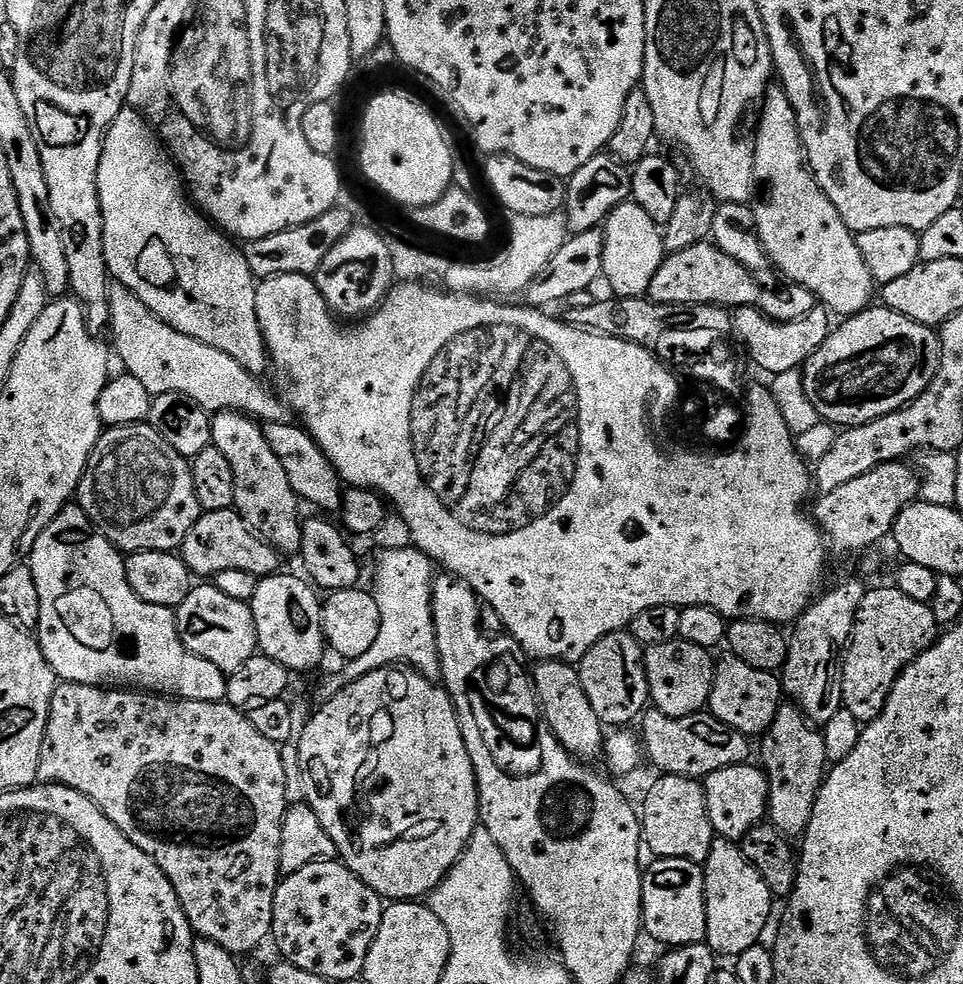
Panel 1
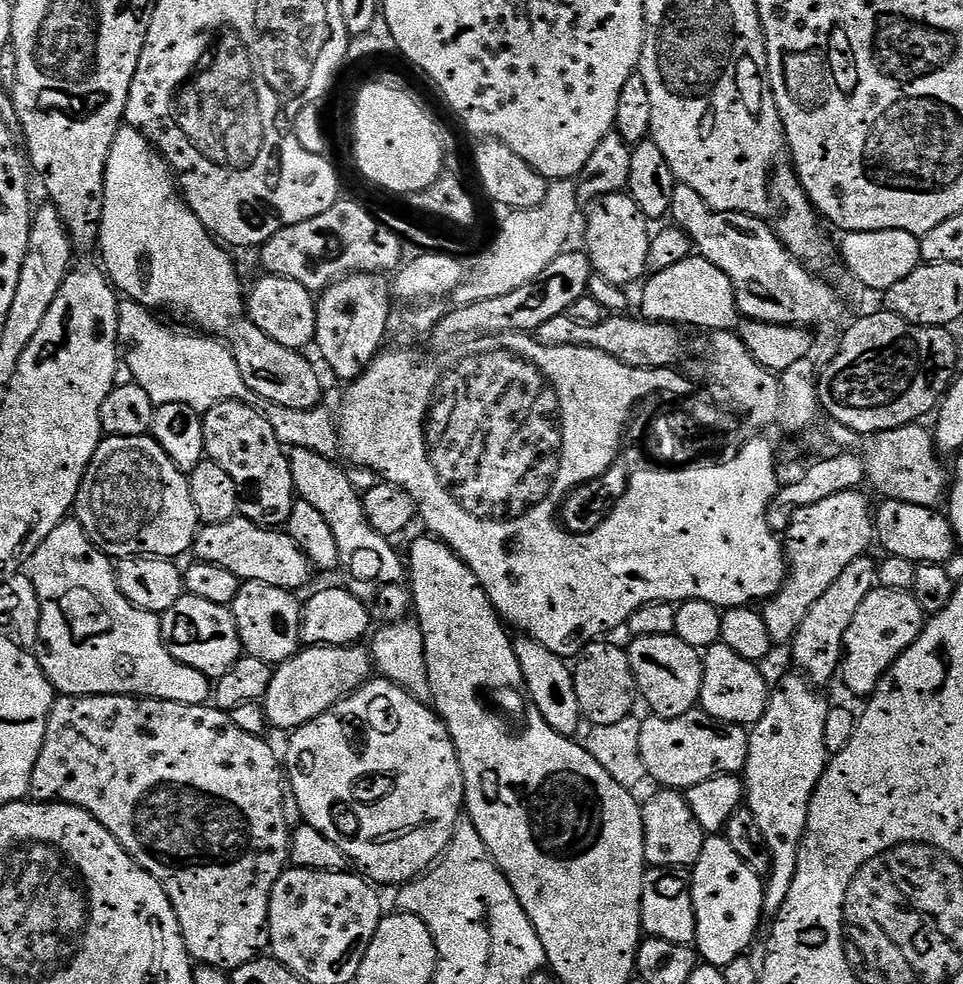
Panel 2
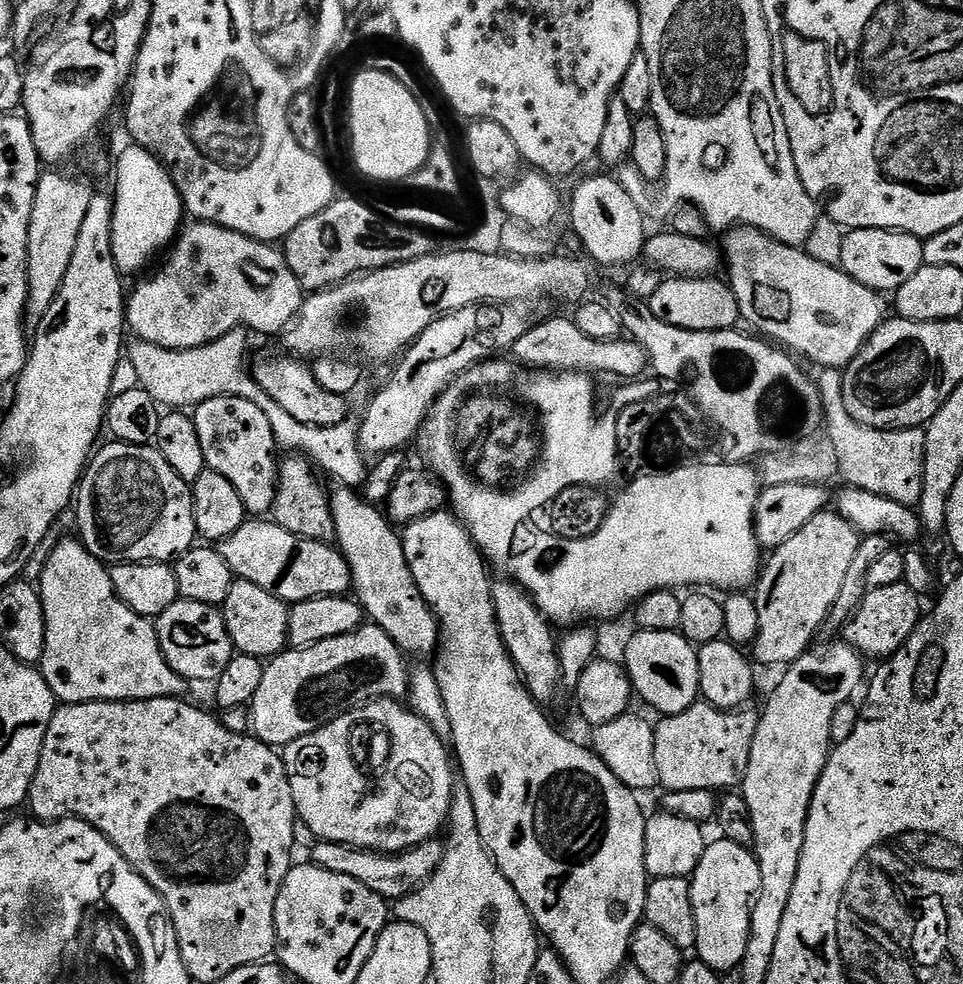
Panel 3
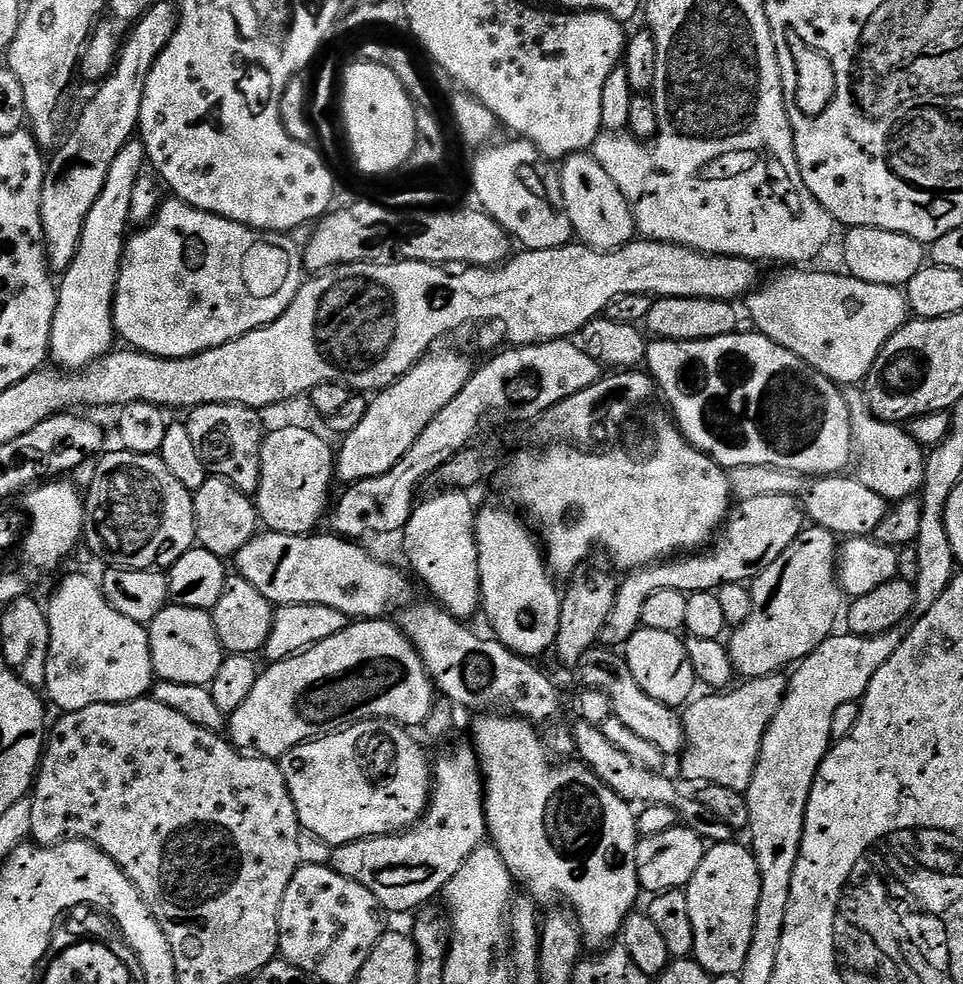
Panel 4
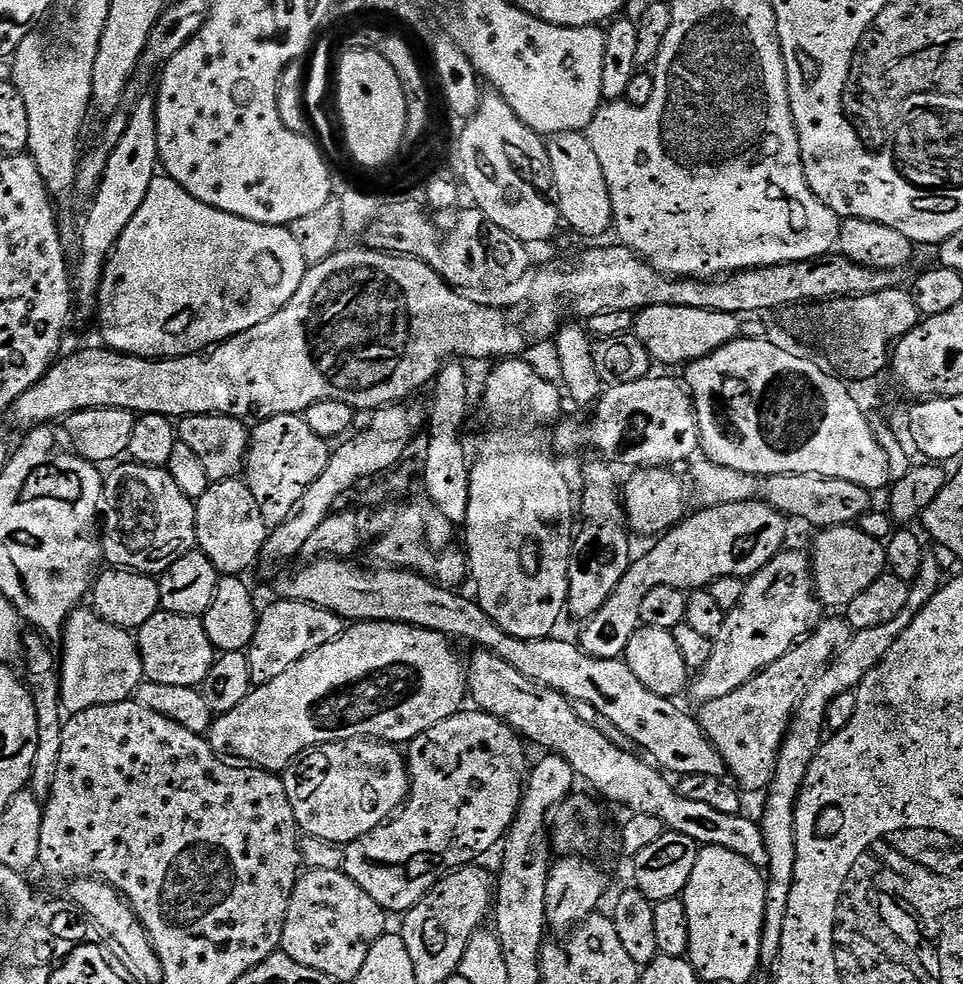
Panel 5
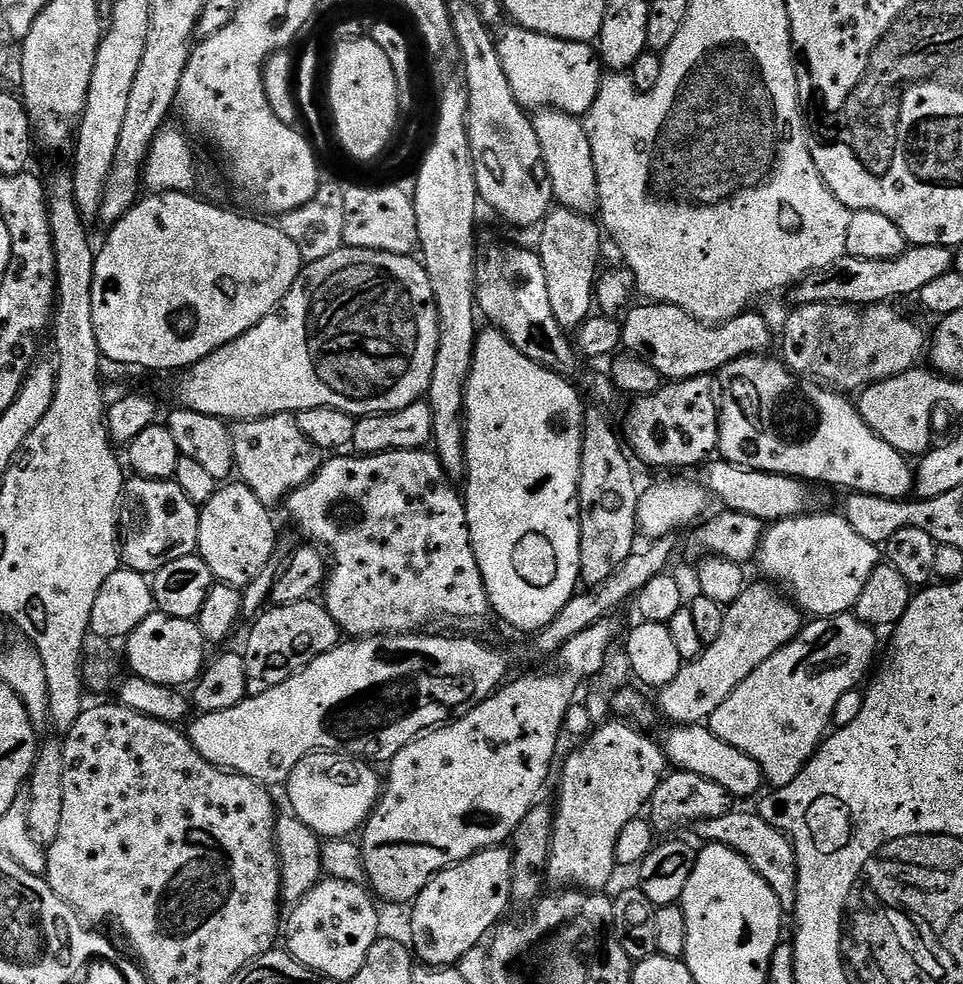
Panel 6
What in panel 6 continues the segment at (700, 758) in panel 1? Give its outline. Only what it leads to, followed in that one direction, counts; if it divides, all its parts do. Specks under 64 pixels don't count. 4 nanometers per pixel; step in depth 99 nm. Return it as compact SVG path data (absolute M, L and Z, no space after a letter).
M852 612L809 619L789 644L766 658L766 662L762 662L762 666L758 666L758 670L746 678L746 682L737 686L734 694L730 694L730 698L726 698L726 702L714 710L706 726L714 735L722 738L726 746L734 746L734 750L750 754L773 789L790 786L825 739L832 724L834 706L838 706L842 694L857 691L865 683L864 675L873 671L876 636L877 629L863 624Z

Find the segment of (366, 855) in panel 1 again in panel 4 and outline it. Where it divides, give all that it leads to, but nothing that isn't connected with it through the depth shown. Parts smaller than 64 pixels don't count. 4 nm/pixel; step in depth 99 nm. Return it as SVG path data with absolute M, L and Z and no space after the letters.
M360 720L346 728L329 732L326 736L318 736L314 740L307 740L305 744L299 744L294 750L290 750L284 756L279 757L278 763L282 774L286 778L286 786L290 790L290 798L294 802L294 810L300 819L301 829L316 835L317 838L324 840L331 846L339 846L355 840L368 840L372 836L390 836L404 831L405 828L412 827L428 810L428 801L434 783L434 768L430 760L428 764L428 756L420 749L419 742L408 732L411 731L405 725L395 724L392 720Z

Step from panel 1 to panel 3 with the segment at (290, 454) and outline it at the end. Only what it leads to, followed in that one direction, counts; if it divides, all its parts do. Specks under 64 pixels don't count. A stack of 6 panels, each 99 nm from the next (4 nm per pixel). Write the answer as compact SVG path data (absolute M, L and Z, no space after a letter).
M336 486L333 489L330 492L330 499L336 527L335 543L350 566L354 596L363 608L365 617L380 627L398 645L401 652L409 657L428 655L431 657L440 643L440 625L437 624L436 616L430 610L430 606L422 598L414 582L414 574L410 574L401 533L393 527L387 515L377 505L368 503L357 489L343 486Z

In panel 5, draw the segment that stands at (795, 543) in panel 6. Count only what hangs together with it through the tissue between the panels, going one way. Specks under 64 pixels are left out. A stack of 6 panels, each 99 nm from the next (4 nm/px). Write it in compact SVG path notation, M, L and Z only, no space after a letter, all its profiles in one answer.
M845 526L842 528L825 528L810 547L812 562L812 579L816 581L816 595L820 597L825 609L843 609L870 582L885 575L888 567L888 554L881 541L870 538L870 534L861 532L859 527Z

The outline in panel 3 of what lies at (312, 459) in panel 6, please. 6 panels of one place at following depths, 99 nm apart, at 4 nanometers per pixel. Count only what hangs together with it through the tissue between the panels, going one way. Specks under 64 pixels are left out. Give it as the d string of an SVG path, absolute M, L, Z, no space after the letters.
M299 454L289 457L289 460L279 461L280 481L276 501L270 513L271 519L301 540L317 540L323 544L332 544L336 539L336 527L329 493L326 488L324 492L323 486L320 485L321 477L308 457Z

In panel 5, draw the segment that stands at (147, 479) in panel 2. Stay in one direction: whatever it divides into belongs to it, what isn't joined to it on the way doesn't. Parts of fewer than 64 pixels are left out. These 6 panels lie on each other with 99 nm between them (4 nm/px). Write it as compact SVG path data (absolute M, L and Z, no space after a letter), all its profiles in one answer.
M120 462L111 469L112 473L104 476L104 494L102 497L102 556L113 568L131 568L134 572L147 572L149 574L159 574L165 572L178 558L182 558L186 553L196 548L196 505L193 500L182 490L178 490L178 482L170 478L167 467L151 468L145 464L135 462Z

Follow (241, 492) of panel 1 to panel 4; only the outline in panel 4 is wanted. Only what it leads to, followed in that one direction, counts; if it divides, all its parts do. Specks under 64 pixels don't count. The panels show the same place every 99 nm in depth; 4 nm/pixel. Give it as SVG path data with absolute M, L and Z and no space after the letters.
M203 404L187 413L186 423L190 430L190 438L194 442L194 450L198 450L198 458L206 466L209 474L229 480L239 492L255 494L260 485L262 474L262 442L266 435L266 427L260 421L261 413L254 408L241 404Z

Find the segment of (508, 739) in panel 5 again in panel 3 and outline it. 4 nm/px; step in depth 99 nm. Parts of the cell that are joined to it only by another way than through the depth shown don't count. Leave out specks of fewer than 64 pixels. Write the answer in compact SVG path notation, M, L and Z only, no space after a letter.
M433 838L406 852L385 854L370 852L363 848L351 848L348 844L339 844L329 840L320 840L310 849L311 863L322 870L330 870L334 874L346 874L346 878L358 878L362 886L370 886L374 894L383 896L389 902L401 900L415 888L421 888L434 873L444 857L445 845Z

